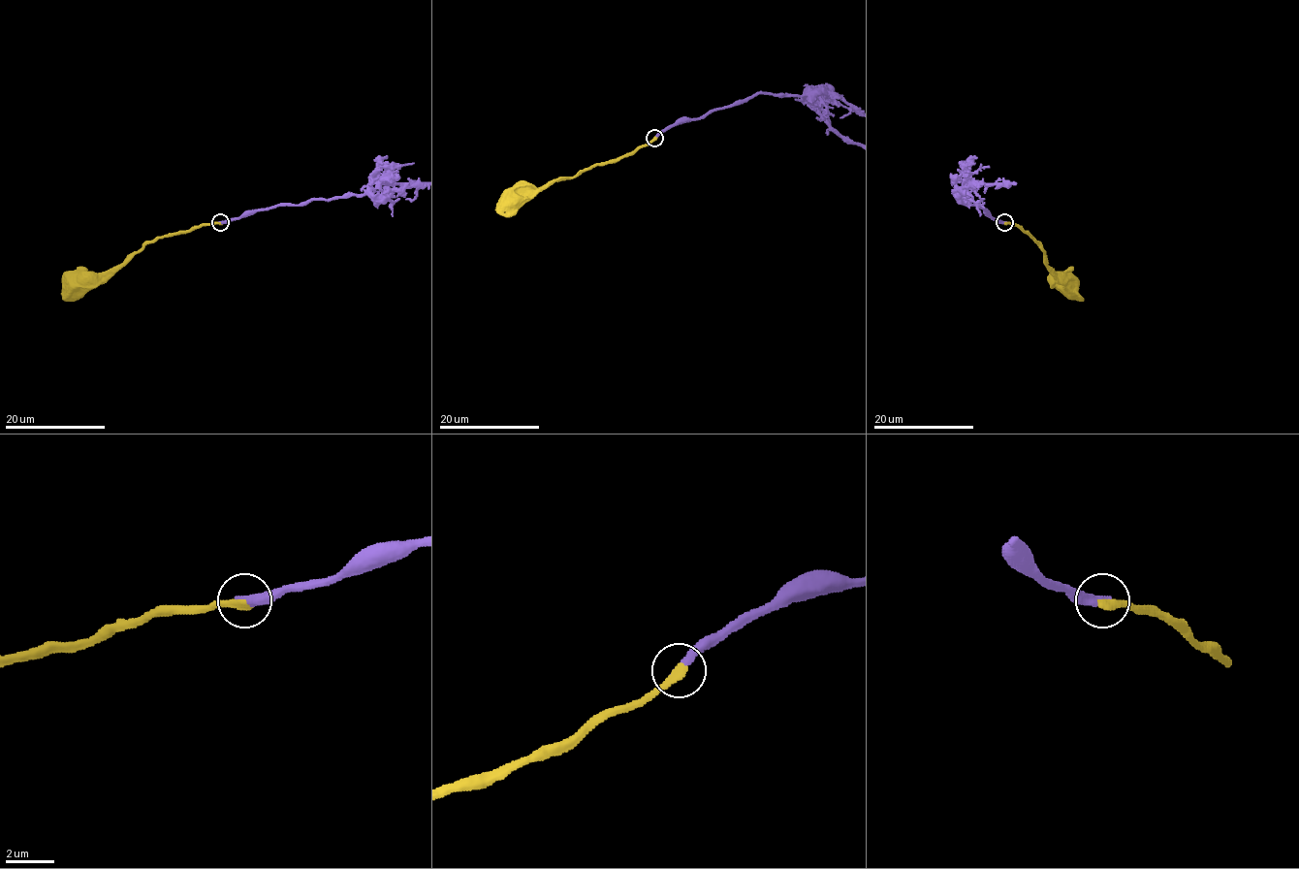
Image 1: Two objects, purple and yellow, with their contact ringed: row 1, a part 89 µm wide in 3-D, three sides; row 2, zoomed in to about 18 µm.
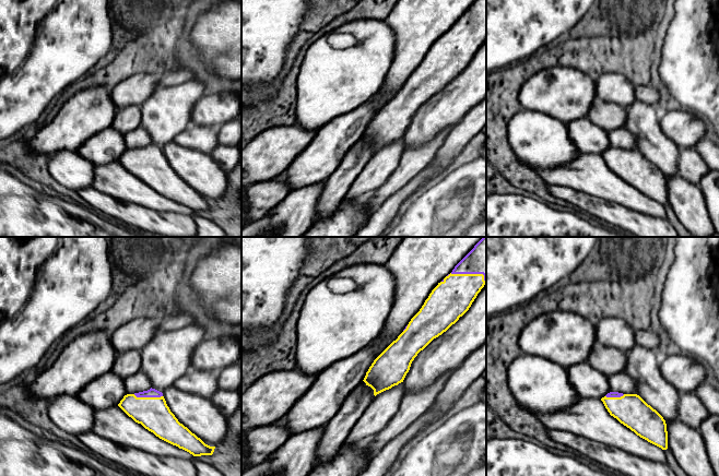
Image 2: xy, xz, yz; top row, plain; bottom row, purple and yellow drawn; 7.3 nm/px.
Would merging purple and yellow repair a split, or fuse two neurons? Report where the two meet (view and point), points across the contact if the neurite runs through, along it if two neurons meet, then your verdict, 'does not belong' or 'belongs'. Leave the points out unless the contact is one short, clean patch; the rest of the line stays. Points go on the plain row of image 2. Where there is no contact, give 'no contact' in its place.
meets purple in xz at (469, 28); belongs

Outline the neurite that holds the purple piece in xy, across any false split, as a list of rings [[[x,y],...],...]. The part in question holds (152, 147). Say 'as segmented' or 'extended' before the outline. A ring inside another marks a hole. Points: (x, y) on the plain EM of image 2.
extended | [[[155,144],[127,150],[118,162],[156,192],[193,212],[212,211],[214,207],[215,202],[205,200],[178,177],[167,162],[163,148]]]

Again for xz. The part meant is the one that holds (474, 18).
extended | [[[486,0],[474,3],[432,46],[420,67],[411,74],[403,87],[372,119],[364,138],[374,145],[374,151],[403,138],[417,109],[434,94],[446,87],[471,62],[486,39]]]

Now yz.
extended | [[[610,147],[601,154],[611,171],[640,193],[668,204],[668,187],[663,172],[637,150]]]

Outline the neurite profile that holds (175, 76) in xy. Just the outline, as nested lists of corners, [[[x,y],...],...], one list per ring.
[[[174,69],[161,75],[157,87],[174,86],[185,83],[195,78],[195,74],[187,69]]]

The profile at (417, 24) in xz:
[[[398,0],[385,20],[393,31],[396,51],[381,86],[384,102],[398,94],[432,46],[474,1]]]

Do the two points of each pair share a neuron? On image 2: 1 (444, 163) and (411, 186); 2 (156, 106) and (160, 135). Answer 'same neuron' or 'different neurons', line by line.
1: different neurons
2: same neuron

